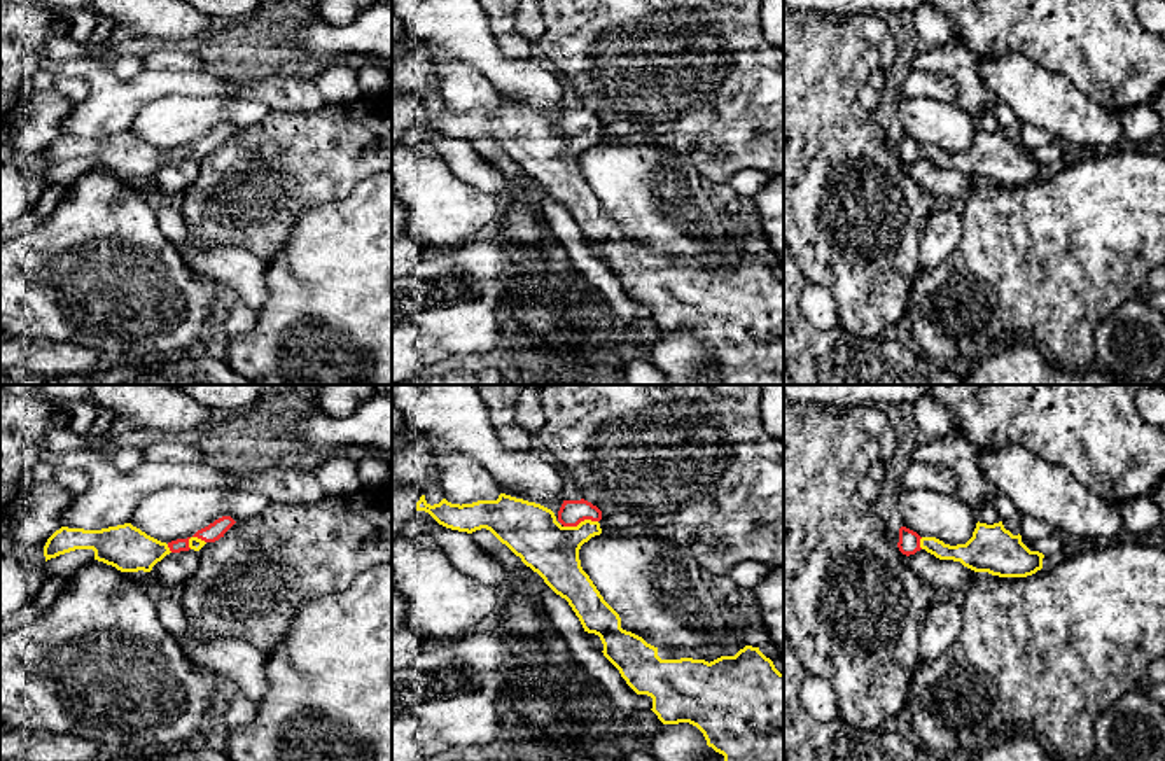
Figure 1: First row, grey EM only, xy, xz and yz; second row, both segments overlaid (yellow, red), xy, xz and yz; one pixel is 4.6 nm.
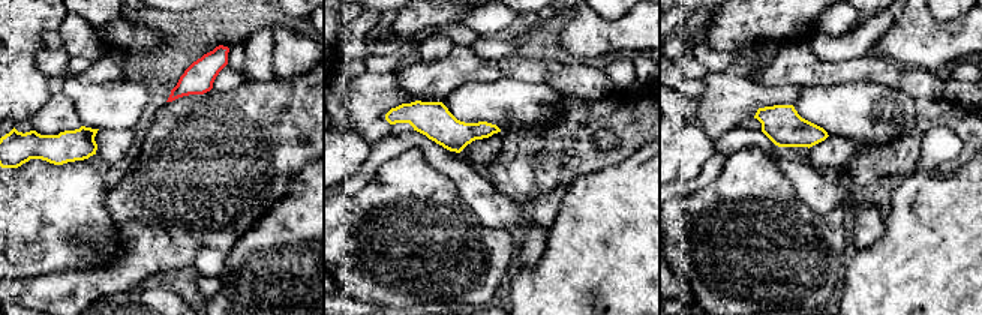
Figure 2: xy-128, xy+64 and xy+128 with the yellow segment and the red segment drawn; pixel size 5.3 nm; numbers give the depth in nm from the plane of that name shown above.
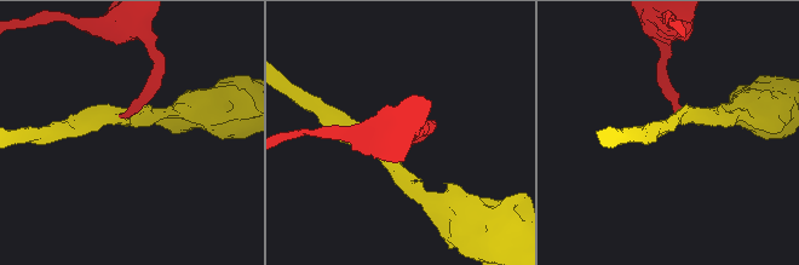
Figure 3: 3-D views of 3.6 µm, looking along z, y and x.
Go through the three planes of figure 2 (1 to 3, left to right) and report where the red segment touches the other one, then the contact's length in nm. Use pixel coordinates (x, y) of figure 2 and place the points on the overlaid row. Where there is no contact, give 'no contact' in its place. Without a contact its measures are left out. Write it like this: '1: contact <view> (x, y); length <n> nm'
1: no contact
2: no contact
3: no contact

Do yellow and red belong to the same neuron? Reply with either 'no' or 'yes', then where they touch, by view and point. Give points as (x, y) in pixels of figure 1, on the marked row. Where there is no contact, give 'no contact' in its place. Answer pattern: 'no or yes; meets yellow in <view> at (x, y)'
yes; meets yellow in xz at (581, 522)

